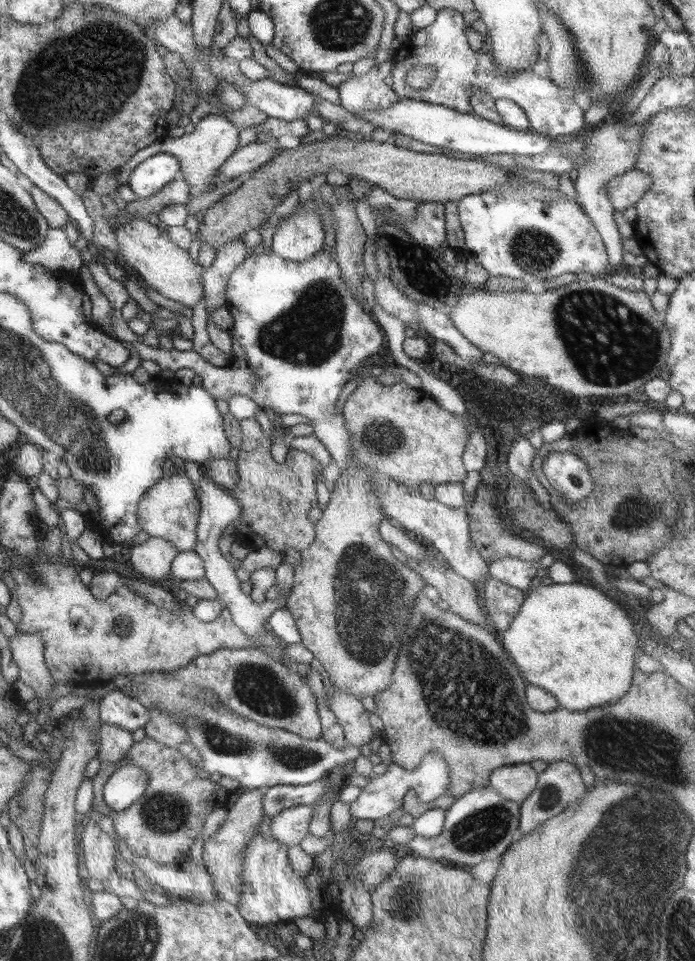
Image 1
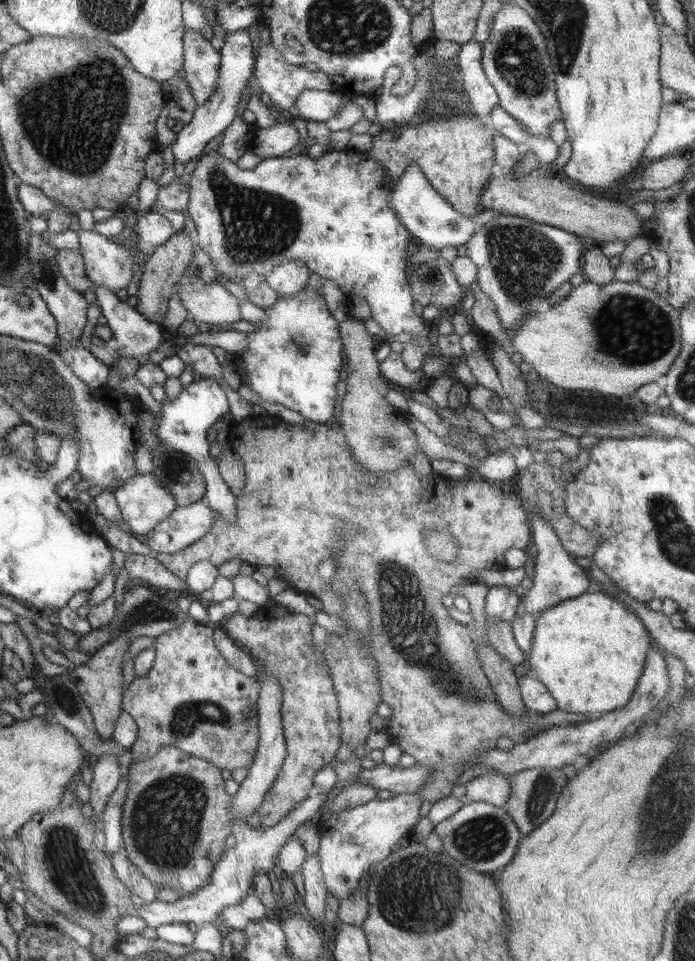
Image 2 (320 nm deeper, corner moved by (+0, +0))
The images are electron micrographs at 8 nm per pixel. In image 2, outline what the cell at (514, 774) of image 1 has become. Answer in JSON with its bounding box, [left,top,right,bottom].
[466,774,510,808]

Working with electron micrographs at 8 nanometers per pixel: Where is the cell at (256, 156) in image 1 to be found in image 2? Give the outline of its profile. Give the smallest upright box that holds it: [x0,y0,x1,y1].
[250,123,300,157]

